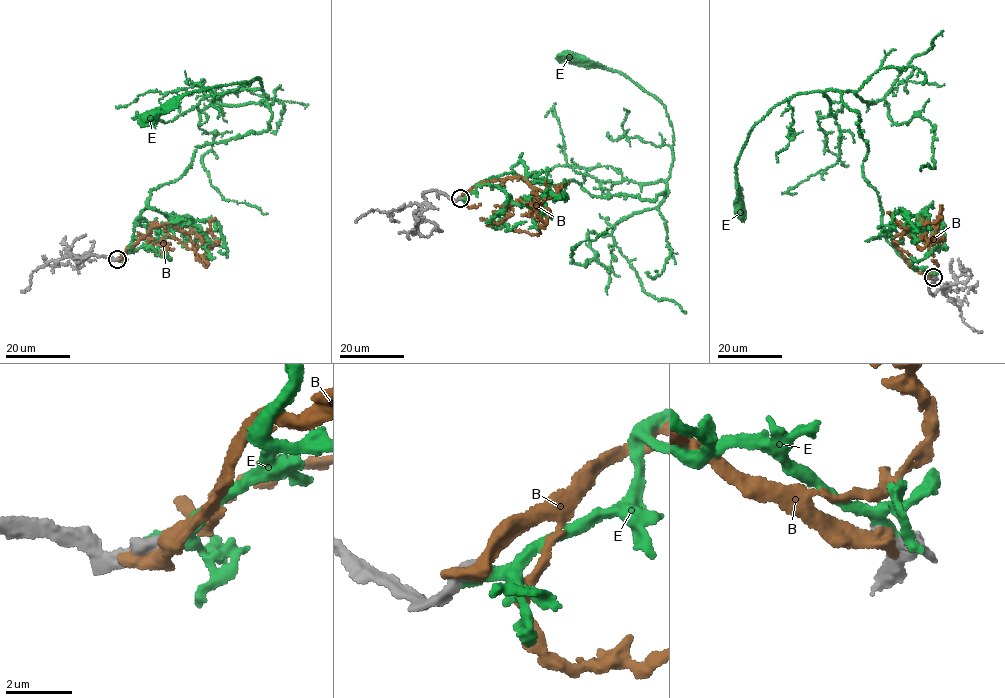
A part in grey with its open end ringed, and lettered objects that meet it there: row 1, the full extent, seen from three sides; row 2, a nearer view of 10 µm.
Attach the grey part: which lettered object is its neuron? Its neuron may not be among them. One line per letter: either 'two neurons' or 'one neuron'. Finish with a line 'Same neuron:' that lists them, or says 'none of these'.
B: two neurons
E: one neuron
Same neuron: E

